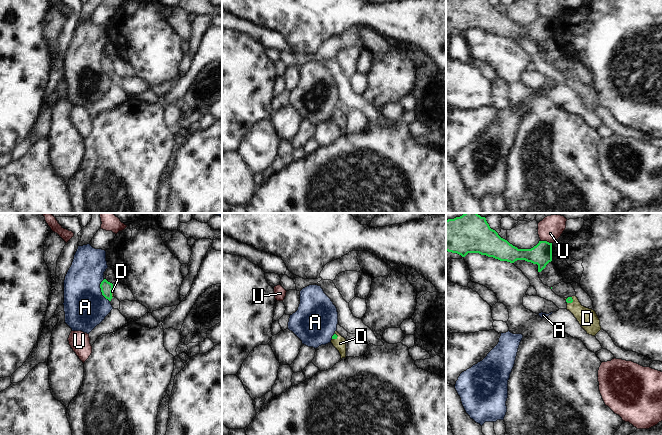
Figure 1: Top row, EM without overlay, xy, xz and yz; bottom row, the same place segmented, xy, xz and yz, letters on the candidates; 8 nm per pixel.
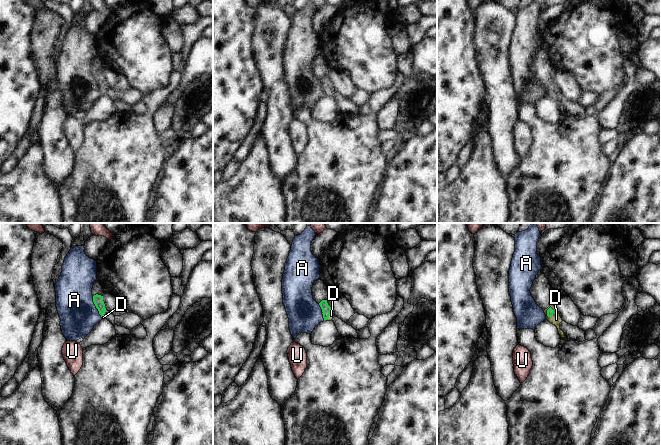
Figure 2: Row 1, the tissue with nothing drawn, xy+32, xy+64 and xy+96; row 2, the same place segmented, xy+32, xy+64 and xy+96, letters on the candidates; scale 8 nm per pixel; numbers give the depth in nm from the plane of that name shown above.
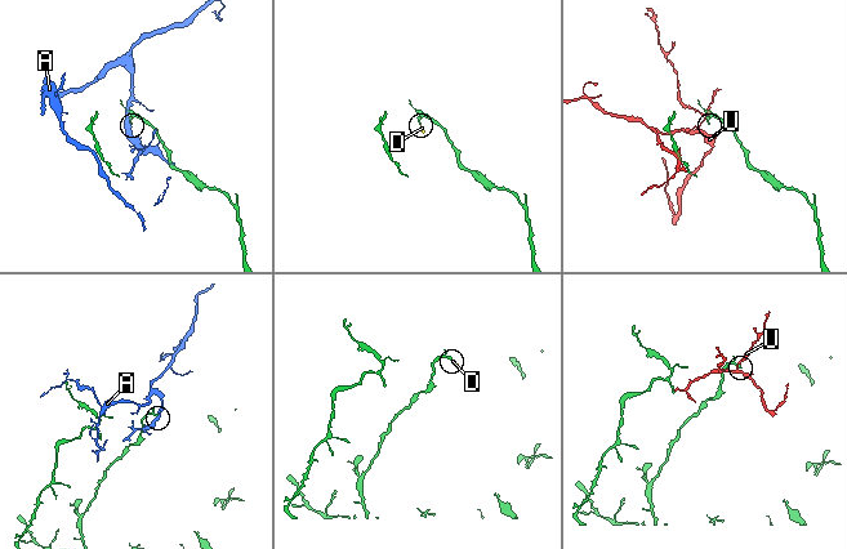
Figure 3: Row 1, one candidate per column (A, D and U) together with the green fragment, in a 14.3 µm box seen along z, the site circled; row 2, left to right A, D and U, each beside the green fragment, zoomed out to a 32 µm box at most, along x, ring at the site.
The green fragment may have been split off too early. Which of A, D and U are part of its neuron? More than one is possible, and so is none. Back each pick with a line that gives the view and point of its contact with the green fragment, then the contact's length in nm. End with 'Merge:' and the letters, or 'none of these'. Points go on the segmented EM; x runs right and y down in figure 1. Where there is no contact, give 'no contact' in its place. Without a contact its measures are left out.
D: xz (336, 337) | 60 nm
Merge: D

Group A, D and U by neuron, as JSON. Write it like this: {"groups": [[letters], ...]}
{"groups": [["A"], ["D"], ["U"]]}

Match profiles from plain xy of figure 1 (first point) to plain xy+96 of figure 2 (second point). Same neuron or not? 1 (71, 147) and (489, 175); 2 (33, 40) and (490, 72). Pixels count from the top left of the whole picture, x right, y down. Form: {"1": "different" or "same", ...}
{"1": "different", "2": "different"}

